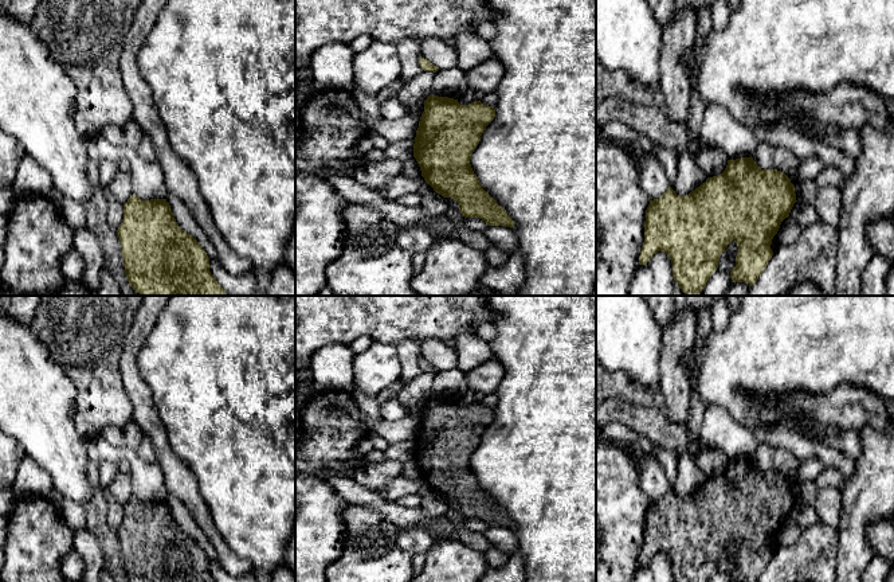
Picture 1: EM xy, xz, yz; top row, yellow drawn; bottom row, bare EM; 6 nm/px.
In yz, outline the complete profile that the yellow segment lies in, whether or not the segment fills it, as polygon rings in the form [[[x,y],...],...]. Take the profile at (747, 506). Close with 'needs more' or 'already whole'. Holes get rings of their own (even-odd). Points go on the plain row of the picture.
[[[752,457],[728,461],[722,474],[707,479],[689,496],[679,497],[670,488],[659,500],[650,501],[639,566],[664,552],[673,565],[674,582],[709,582],[719,556],[734,542],[738,552],[732,581],[757,582],[773,556],[772,540],[796,503],[795,487],[781,472],[761,470]]]; already whole

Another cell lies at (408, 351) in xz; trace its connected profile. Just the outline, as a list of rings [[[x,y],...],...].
[[[403,340],[397,344],[397,355],[401,363],[400,379],[404,383],[412,382],[423,370],[419,366],[420,344],[415,340]]]

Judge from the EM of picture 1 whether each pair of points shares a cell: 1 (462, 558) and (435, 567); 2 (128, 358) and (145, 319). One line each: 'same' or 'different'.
1: same
2: same

